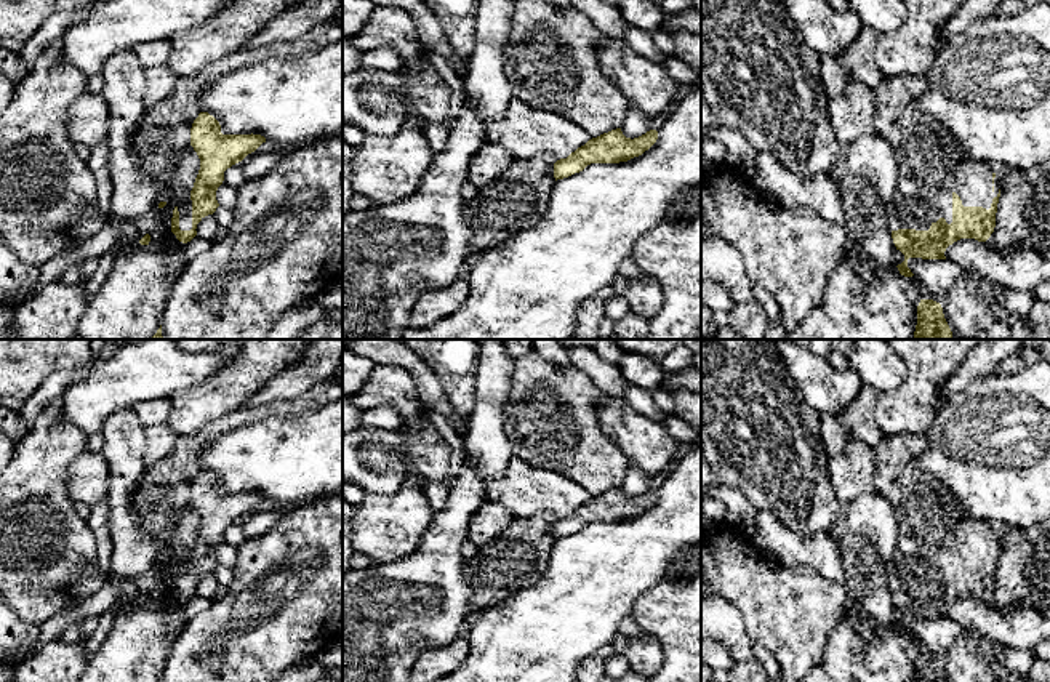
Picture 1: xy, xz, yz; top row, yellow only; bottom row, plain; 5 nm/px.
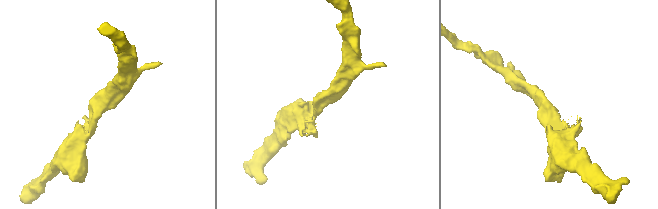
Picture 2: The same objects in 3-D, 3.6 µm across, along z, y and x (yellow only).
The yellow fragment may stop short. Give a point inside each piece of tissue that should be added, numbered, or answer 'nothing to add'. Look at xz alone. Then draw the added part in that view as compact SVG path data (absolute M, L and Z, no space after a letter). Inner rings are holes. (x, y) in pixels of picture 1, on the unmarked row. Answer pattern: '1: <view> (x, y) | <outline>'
nothing to add

